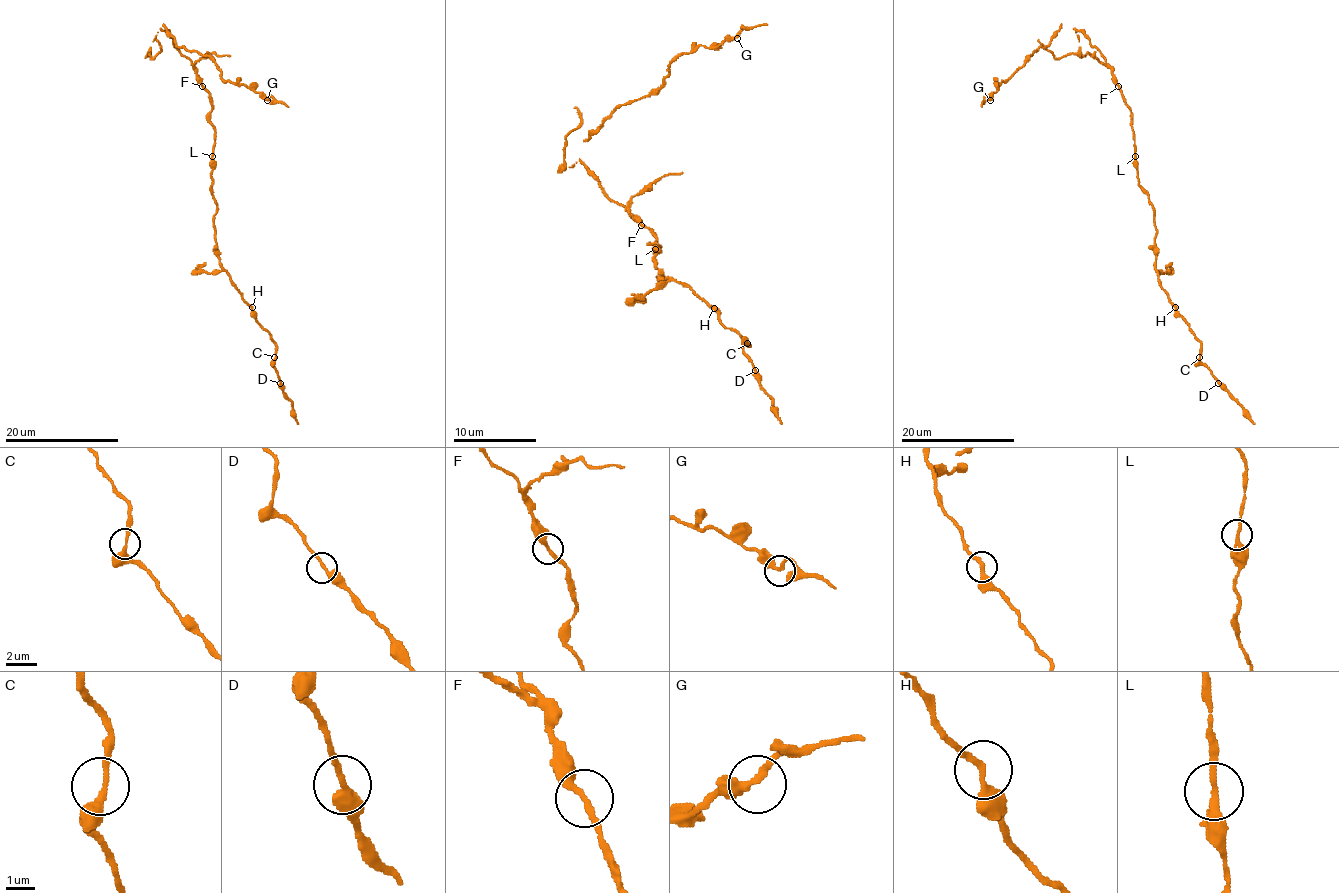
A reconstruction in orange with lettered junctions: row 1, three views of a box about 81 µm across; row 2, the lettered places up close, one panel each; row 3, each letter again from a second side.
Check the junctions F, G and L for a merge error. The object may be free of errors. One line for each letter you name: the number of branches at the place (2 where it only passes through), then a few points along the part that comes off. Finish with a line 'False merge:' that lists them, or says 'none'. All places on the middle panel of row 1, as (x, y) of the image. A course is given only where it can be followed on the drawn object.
False merge: none

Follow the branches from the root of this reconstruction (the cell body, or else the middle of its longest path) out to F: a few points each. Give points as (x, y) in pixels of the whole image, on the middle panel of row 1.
F: (660, 247), (651, 243), (655, 241), (653, 233), (641, 225)

